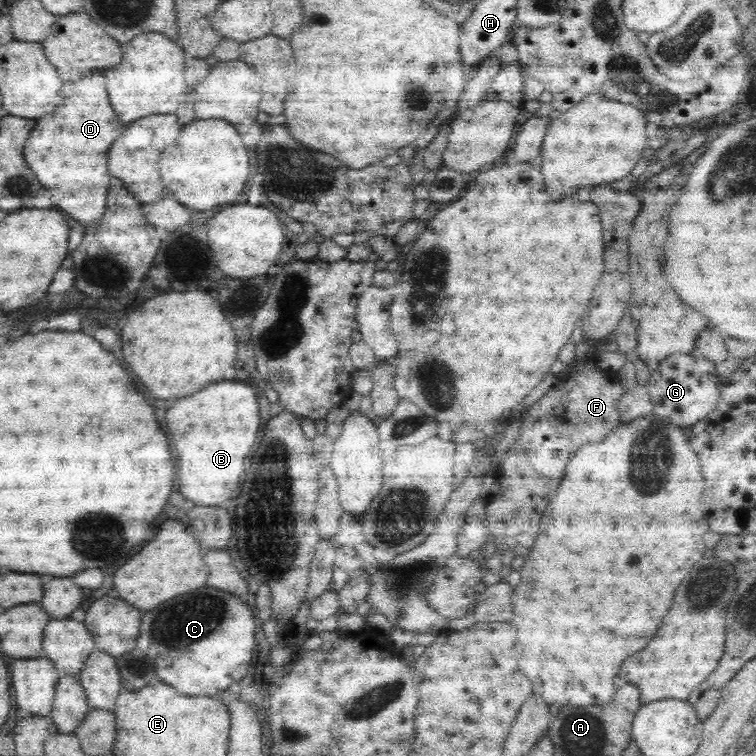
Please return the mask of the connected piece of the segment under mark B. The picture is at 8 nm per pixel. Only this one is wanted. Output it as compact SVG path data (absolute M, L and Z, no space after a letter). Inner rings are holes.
M224 380L178 400L168 410L166 424L180 458L180 492L196 505L218 504L238 490L242 470L246 470L246 456L260 432L256 400L250 386Z

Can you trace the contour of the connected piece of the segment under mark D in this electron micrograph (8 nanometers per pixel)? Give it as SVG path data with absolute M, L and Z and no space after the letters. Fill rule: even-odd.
M92 74L76 82L66 82L62 90L66 96L64 96L64 104L58 108L60 112L56 110L54 114L46 114L38 120L38 126L32 130L26 142L24 156L26 156L28 166L36 172L38 180L46 188L50 188L54 204L58 208L62 208L64 212L68 212L72 218L80 222L94 222L102 218L106 210L106 194L110 186L110 172L106 166L106 156L108 156L110 146L118 138L118 134L124 130L124 124L118 120L118 116L114 116L114 110L110 108L110 102L106 96L106 80L102 74Z

